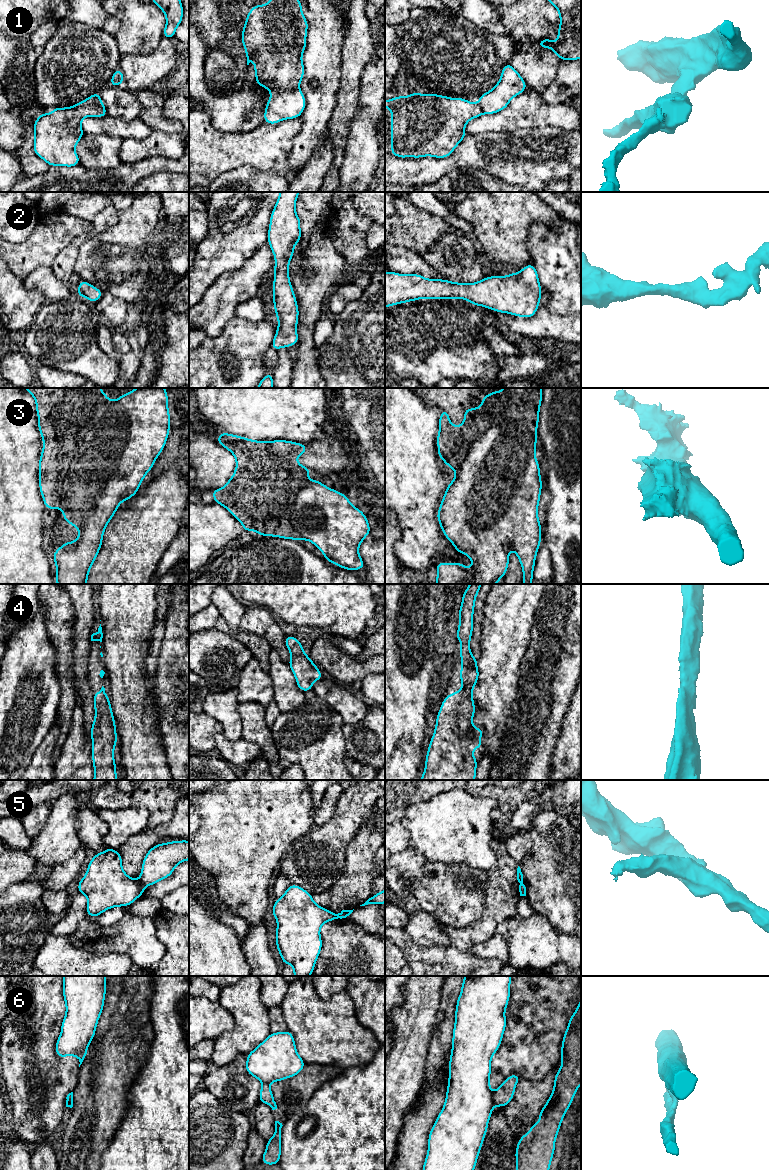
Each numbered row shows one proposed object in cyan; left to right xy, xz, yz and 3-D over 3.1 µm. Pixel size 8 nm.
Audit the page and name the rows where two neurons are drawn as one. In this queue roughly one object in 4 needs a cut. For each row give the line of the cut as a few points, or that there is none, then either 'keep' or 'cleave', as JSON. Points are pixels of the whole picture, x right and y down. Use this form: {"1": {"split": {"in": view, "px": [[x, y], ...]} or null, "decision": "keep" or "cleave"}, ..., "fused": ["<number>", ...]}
{"1": {"split": {"in": "xy", "px": [[74, 105], [97, 104], [104, 108]]}, "decision": "cleave"}, "2": {"split": null, "decision": "keep"}, "3": {"split": null, "decision": "keep"}, "4": {"split": null, "decision": "keep"}, "5": {"split": {"in": "xy", "px": [[138, 880], [144, 886]]}, "decision": "cleave"}, "6": {"split": {"in": "yz", "px": [[492, 1093], [495, 1104]]}, "decision": "cleave"}, "fused": ["1", "5", "6"]}

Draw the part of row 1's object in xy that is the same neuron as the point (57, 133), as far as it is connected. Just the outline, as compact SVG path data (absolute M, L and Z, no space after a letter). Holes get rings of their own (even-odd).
M98 105L55 107L48 113L40 113L33 125L35 141L33 150L50 167L73 167L80 164L75 146L85 134L81 128L83 118L106 117L105 108Z

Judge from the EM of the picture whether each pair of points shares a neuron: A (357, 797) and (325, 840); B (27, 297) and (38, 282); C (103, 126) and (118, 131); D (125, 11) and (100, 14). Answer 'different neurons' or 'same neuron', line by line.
A: same neuron
B: different neurons
C: same neuron
D: different neurons

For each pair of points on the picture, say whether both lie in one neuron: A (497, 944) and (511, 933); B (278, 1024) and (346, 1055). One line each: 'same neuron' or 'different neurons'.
A: different neurons
B: different neurons

